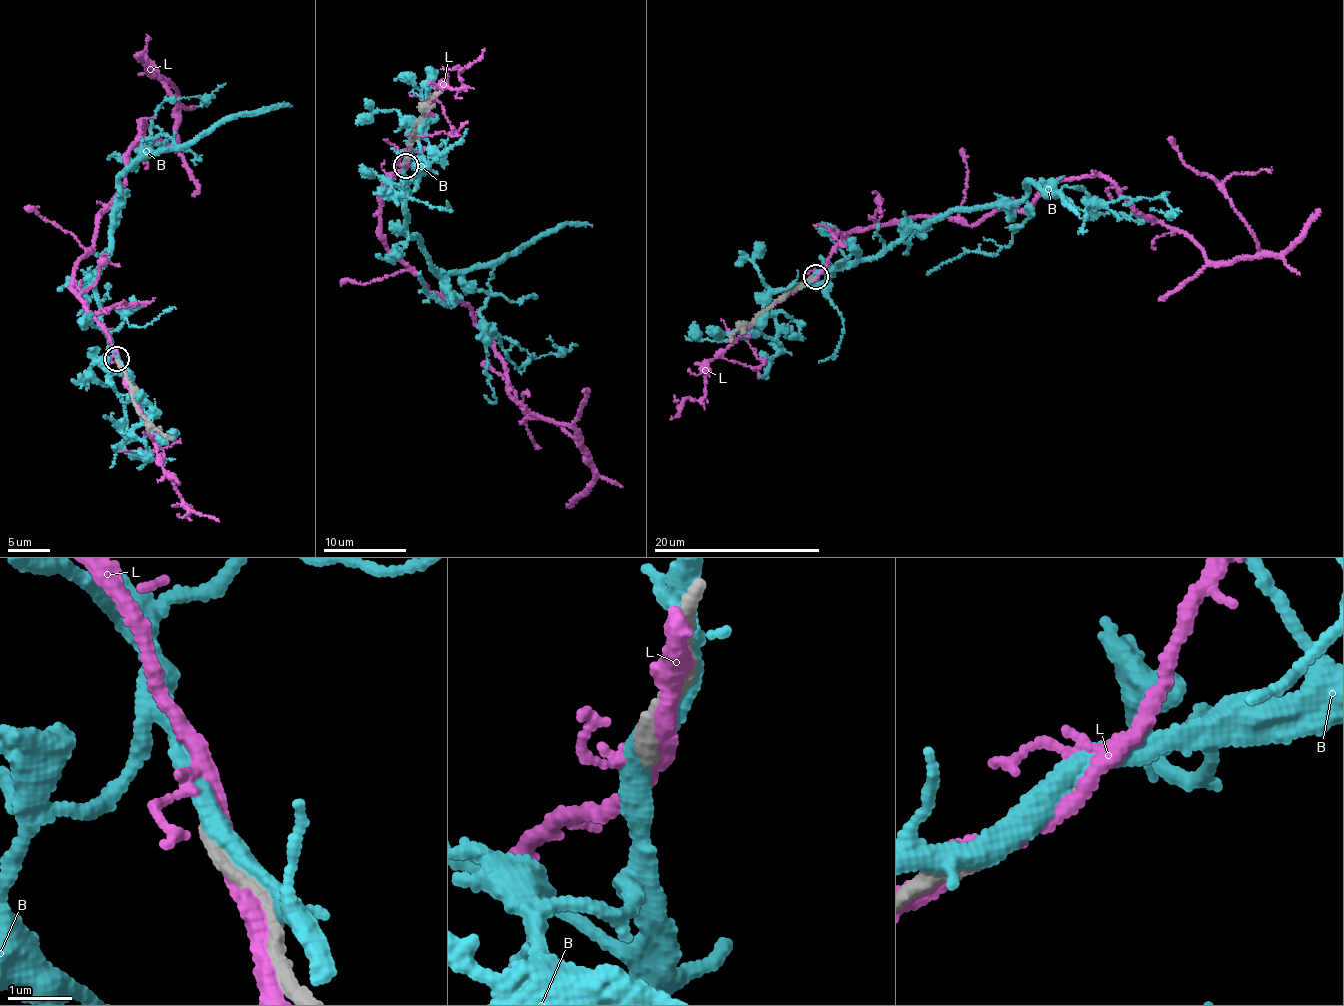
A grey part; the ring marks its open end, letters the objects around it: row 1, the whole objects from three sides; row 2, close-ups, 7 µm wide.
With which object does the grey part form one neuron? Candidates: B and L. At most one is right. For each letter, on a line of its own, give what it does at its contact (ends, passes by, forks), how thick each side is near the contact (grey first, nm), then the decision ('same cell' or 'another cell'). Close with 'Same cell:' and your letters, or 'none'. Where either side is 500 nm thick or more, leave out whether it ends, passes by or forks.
B: it passes by; 340 nm thick on the grey side, 340 nm on the other; another cell
L: it passes by; 240 nm thick on the grey side, 320 nm on the other; another cell
Same cell: none

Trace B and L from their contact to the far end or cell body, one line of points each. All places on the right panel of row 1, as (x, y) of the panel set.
B: (808, 280), (873, 260), (950, 213), (1021, 199), (1027, 182), (1104, 203), (1164, 195), (1181, 211)
L: (802, 283), (845, 233), (939, 215), (969, 224), (1094, 175), (1210, 260), (1254, 255), (1249, 225), (1172, 138)

